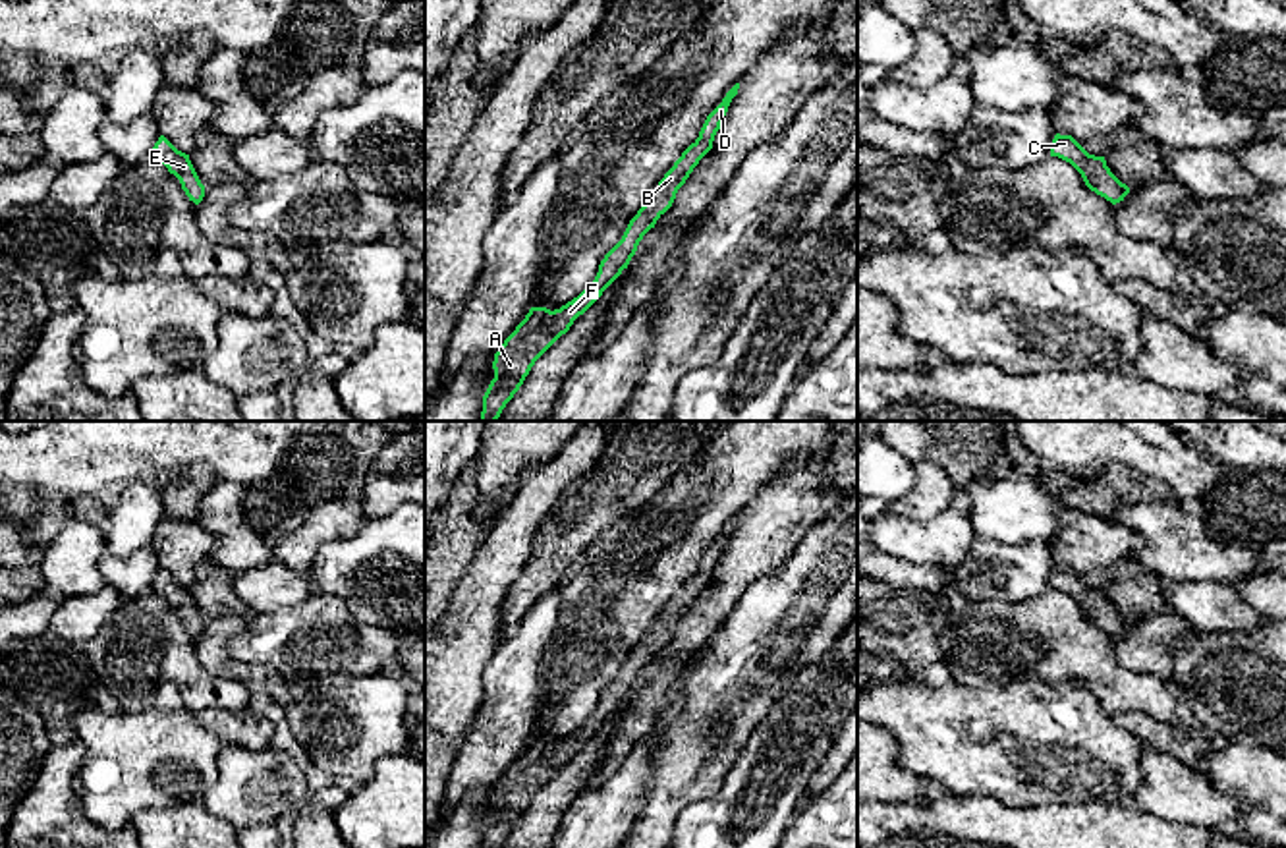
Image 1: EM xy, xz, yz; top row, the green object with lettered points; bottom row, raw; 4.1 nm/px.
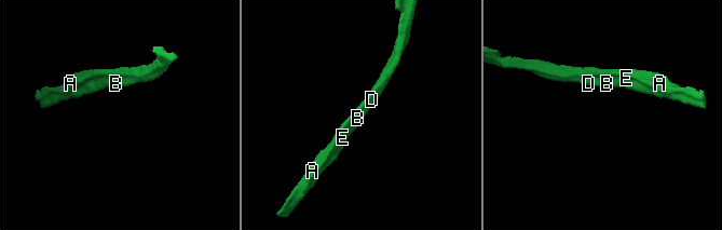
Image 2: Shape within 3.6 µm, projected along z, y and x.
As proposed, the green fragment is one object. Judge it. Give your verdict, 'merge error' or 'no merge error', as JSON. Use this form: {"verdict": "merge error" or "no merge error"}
{"verdict": "no merge error"}

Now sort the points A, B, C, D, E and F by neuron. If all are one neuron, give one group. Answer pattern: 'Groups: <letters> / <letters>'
Groups: A B C D E F

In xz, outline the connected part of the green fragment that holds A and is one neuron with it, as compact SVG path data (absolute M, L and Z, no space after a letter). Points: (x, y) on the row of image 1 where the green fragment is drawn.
M736 83L722 102L707 116L699 137L682 153L674 166L653 189L645 205L629 220L622 240L604 255L595 280L572 301L560 309L531 307L525 319L504 340L494 353L490 381L483 396L481 421L496 421L523 384L535 361L570 330L573 321L583 315L602 292L628 269L643 236L655 228L657 220L672 207L678 189L685 184L699 160L713 149L713 141L738 95Z

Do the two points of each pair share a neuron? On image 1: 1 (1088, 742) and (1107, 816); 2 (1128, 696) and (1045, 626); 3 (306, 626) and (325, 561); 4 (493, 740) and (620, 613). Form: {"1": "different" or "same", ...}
{"1": "different", "2": "same", "3": "different", "4": "different"}

